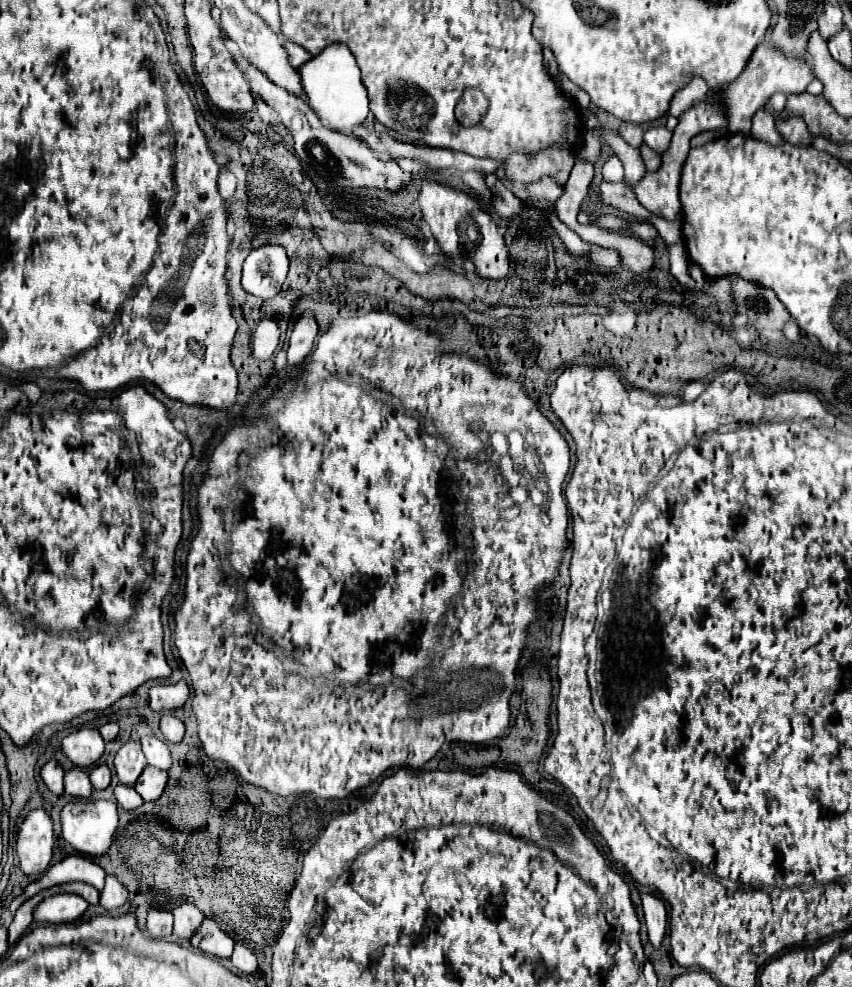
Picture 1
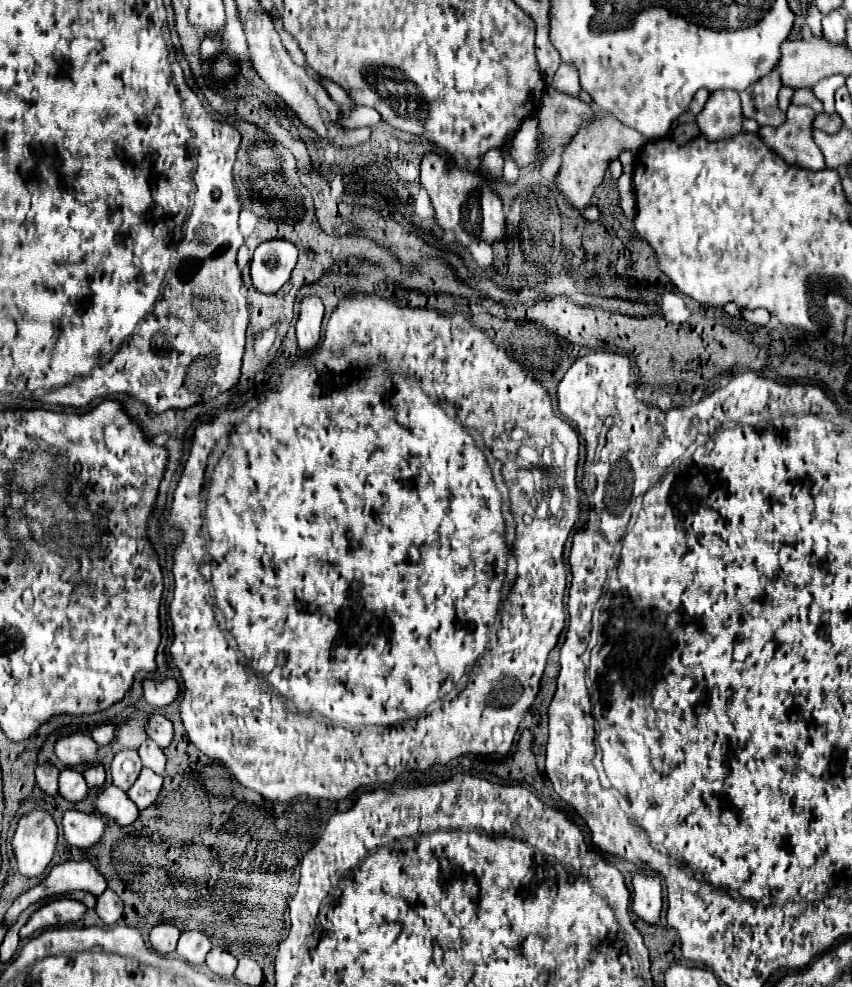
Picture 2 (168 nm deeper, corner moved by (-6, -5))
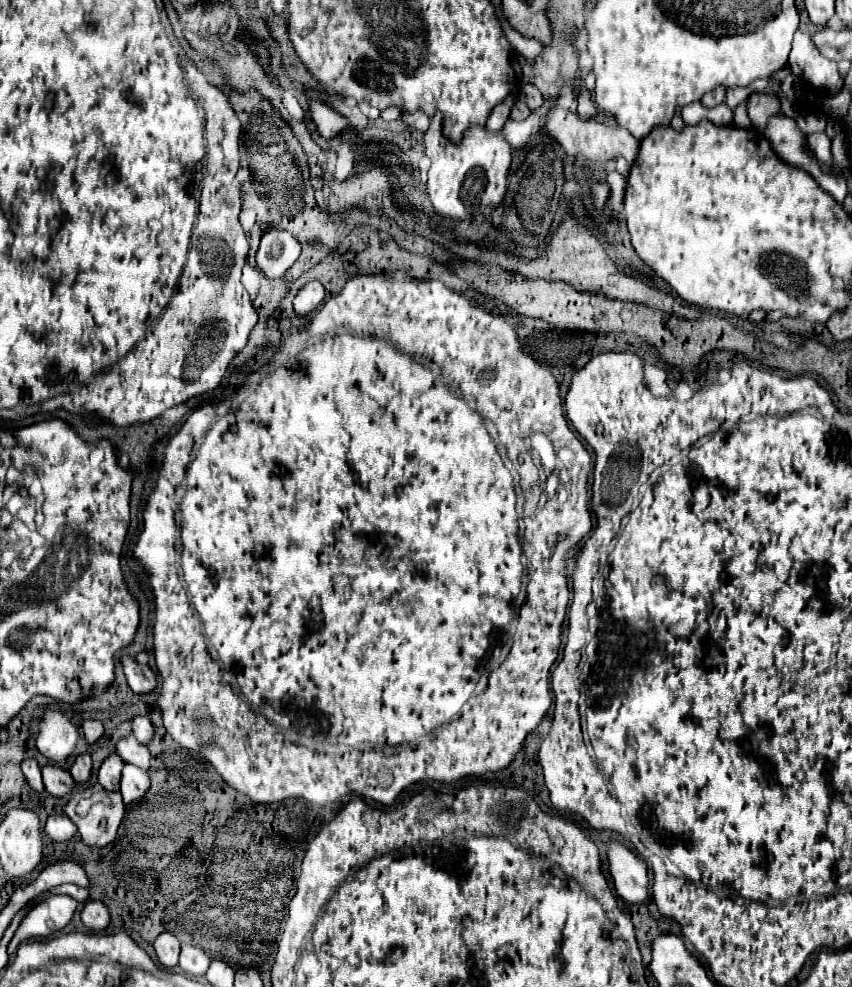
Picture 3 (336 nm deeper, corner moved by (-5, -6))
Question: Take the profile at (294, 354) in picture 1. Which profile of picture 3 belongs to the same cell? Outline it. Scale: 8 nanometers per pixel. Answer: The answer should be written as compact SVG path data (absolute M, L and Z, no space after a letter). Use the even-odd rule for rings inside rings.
M309 281L293 299L293 309L297 315L309 315L311 311L315 311L319 307L319 303L325 297L325 289L319 281Z

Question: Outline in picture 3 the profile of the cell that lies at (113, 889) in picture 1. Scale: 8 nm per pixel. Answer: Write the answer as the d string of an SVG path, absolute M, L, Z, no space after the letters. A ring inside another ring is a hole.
M91 899L85 909L81 911L81 921L93 929L93 931L101 931L109 925L111 921L111 915L109 915L109 907L103 903L103 901L95 901Z

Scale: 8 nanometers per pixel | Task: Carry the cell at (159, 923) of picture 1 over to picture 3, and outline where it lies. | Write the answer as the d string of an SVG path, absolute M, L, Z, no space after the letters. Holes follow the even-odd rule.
M169 931L161 933L161 935L155 939L153 947L155 947L157 959L159 959L167 969L177 967L177 959L179 959L181 943L179 943L179 939L177 939L173 933L169 933Z

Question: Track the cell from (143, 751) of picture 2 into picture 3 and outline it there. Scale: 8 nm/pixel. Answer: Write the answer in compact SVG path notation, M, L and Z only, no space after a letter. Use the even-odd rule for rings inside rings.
M133 735L119 739L117 743L117 753L125 759L125 763L131 763L143 771L149 771L151 767L151 753L145 745L141 745L137 739L133 739Z

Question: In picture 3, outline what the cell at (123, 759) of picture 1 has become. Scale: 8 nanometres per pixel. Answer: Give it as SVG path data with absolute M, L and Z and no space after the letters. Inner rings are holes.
M117 753L109 755L109 757L103 761L103 765L99 767L99 771L97 771L97 781L99 781L105 789L109 789L109 791L119 791L119 787L121 787L119 781L121 781L123 765L125 765L125 761L119 759Z

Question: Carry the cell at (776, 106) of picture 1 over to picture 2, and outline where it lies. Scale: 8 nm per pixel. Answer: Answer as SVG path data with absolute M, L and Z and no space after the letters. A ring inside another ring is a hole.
M796 90L794 98L792 98L792 104L806 104L810 106L814 112L822 112L822 102L810 92L810 90Z

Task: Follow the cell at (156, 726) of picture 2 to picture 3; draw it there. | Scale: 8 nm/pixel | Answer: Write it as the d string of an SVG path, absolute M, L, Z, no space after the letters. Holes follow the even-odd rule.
M135 717L133 719L133 735L135 735L135 739L139 739L139 743L147 745L155 735L155 727L153 727L151 719L149 717Z

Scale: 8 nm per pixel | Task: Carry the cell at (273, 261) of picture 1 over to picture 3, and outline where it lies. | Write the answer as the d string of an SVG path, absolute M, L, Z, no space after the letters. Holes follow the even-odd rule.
M271 229L261 237L255 261L259 271L265 273L267 279L281 279L299 255L301 245L289 231Z

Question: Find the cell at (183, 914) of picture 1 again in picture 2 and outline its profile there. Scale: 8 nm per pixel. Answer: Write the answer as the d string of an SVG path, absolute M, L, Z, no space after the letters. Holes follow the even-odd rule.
M188 930L188 932L182 932L176 954L190 964L202 964L206 960L206 954L210 952L210 948L212 948L210 940L202 932Z

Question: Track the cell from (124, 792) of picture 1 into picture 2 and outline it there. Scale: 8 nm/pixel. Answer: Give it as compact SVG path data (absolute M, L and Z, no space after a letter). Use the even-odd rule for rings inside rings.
M108 786L96 794L94 814L100 814L102 818L110 818L118 826L128 826L138 818L138 808L132 804L132 800L126 796L124 790L118 790L116 786Z

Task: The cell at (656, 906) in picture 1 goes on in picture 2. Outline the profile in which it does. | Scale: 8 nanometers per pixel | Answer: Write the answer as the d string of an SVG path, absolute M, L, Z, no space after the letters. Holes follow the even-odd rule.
M632 874L632 910L650 924L660 920L662 884L658 876Z

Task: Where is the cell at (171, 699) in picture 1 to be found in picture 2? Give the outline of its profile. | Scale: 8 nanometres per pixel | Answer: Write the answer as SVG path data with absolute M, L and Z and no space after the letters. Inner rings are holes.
M168 676L166 680L144 680L142 690L146 702L152 706L168 706L178 698L180 692L178 682L172 676Z

